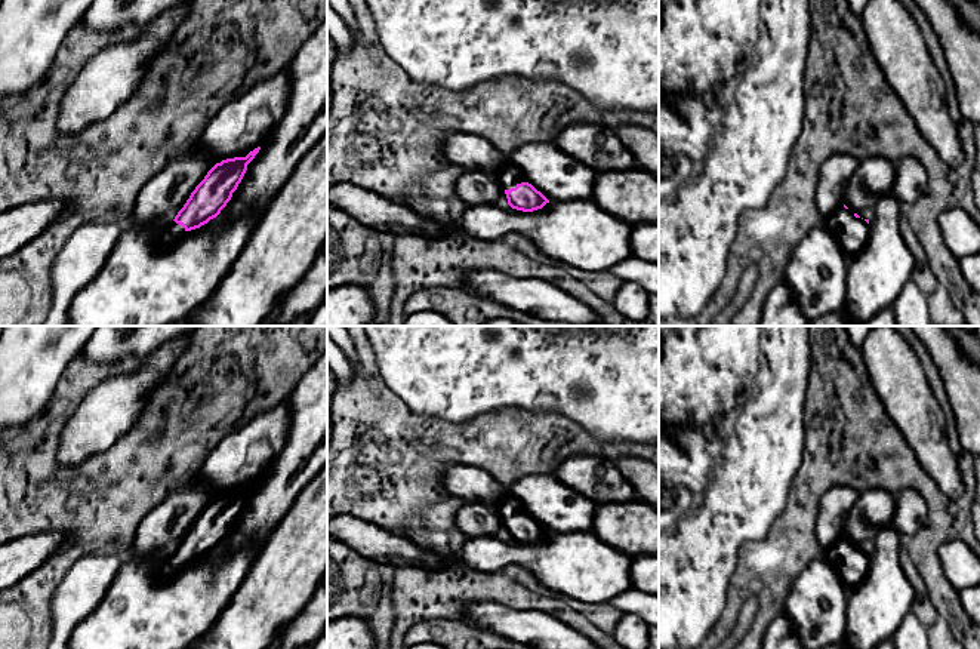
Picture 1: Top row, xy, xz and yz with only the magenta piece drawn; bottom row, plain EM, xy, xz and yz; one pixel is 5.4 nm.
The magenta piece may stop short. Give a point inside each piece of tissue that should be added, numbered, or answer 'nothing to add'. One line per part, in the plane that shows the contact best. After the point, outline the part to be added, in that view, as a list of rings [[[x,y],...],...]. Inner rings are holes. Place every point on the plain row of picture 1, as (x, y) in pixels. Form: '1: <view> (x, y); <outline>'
1: xz (508, 508); [[[512,495],[496,502],[493,507],[497,511],[499,517],[503,520],[503,523],[515,520],[521,514],[527,514],[521,502]]]

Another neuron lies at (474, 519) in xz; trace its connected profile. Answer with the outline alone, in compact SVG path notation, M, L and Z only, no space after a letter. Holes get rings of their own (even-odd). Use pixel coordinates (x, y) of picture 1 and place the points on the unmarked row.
M466 502L456 511L454 527L466 536L496 536L511 539L506 526L493 505Z

